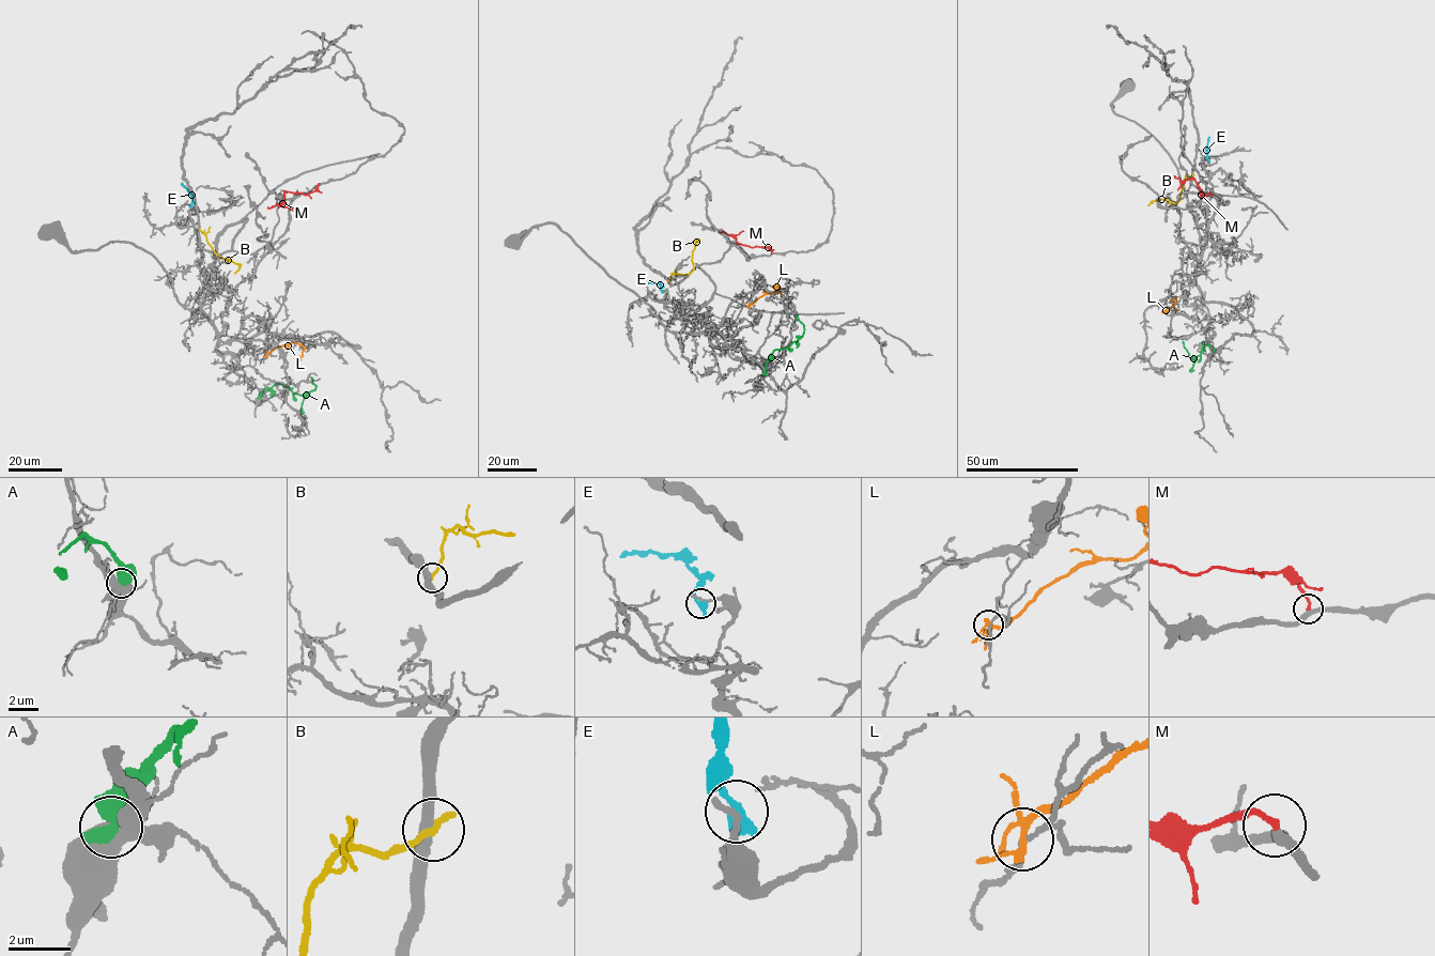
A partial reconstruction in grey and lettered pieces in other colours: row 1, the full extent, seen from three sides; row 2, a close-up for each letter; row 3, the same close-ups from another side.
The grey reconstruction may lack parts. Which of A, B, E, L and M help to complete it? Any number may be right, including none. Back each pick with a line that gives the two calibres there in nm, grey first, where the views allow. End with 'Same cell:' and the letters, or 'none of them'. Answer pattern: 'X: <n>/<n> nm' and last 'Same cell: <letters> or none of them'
Same cell: none of them

